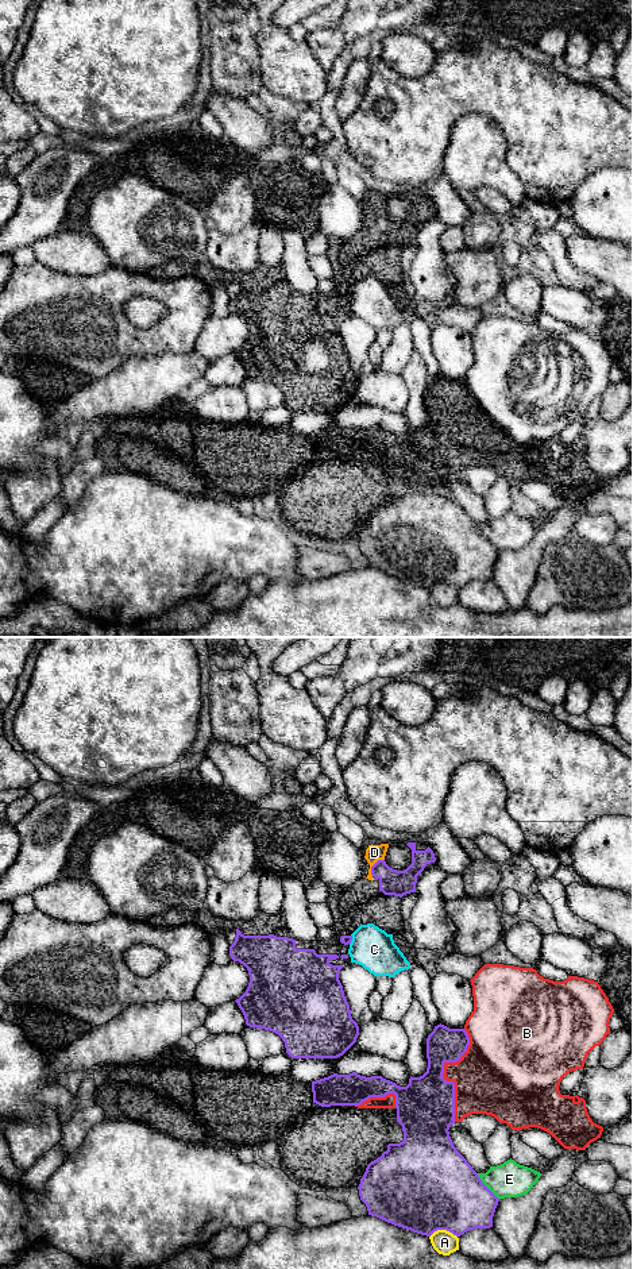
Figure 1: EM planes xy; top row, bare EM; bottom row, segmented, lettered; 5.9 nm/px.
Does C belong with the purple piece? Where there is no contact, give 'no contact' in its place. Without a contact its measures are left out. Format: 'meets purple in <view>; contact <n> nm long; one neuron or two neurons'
meets purple in xy; contact 60 nm long; two neurons

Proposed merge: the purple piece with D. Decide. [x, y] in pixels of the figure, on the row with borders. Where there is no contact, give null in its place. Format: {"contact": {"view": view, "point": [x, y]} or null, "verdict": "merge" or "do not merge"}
{"contact": {"view": "xy", "point": [373, 866]}, "verdict": "merge"}

